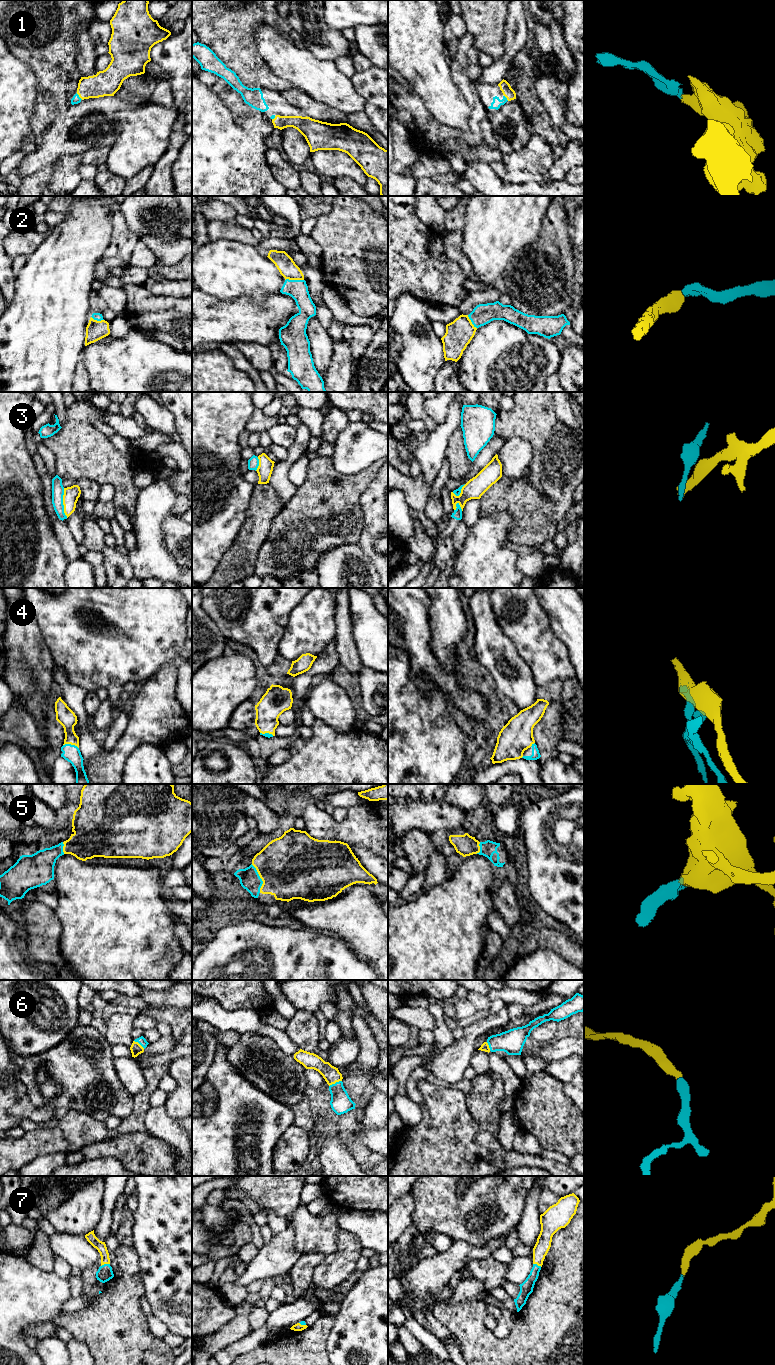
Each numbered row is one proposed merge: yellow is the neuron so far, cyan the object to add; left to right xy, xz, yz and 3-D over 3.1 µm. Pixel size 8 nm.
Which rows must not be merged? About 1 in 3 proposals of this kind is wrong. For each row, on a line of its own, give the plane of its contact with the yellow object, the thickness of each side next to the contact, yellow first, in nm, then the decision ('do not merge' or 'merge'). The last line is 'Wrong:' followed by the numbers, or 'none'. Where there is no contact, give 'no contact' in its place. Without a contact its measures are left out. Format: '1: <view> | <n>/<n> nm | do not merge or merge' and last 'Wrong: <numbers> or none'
1: xy | 200/70 nm | merge
2: xz | 150/160 nm | merge
3: xy | 130/100 nm | do not merge
4: xy | 150/140 nm | merge
5: xz | 500/160 nm | merge
6: xz | 140/170 nm | merge
7: xy | 80/120 nm | merge
Wrong: 3

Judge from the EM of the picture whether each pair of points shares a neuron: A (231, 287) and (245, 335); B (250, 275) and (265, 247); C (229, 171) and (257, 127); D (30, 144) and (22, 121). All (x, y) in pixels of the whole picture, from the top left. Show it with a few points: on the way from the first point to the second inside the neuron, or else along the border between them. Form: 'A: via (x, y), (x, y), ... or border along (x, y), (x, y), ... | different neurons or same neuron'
A: border along (211, 295), (223, 301), (244, 296), (257, 301) | different neurons
B: border along (255, 248), (262, 255), (266, 256) | different neurons
C: border along (234, 121), (250, 134), (263, 140) | different neurons
D: border along (32, 131), (25, 137), (22, 147) | different neurons

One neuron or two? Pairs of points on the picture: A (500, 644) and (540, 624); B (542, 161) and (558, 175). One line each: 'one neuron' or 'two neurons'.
A: two neurons
B: two neurons

